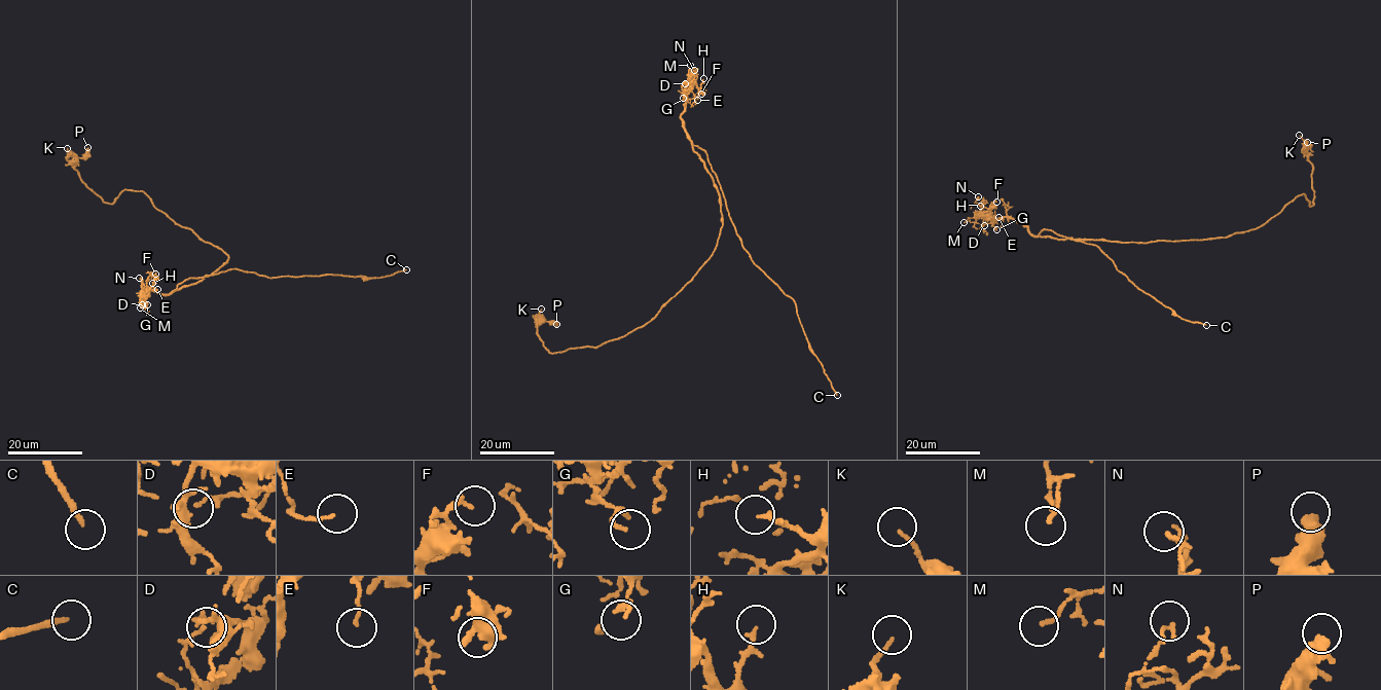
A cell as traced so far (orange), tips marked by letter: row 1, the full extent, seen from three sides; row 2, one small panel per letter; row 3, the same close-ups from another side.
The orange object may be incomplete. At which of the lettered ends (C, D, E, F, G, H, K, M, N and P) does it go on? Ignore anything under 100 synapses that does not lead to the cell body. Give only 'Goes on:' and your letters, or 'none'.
Goes on: none

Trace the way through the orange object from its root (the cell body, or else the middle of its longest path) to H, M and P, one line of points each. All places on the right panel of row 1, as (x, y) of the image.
H: (1082, 239), (1033, 235), (1026, 226), (1009, 217), (989, 217), (983, 213), (988, 210), (980, 206)
M: (1082, 239), (1033, 235), (1026, 226), (1009, 217), (974, 216), (964, 222)
P: (1082, 239), (1130, 243), (1228, 237), (1261, 226), (1299, 194), (1311, 206), (1314, 194), (1307, 142)

